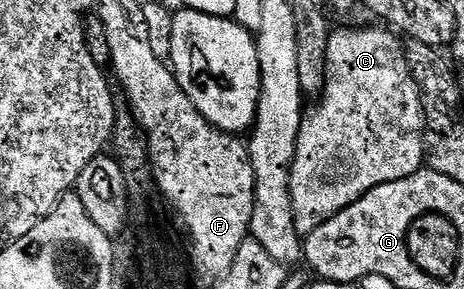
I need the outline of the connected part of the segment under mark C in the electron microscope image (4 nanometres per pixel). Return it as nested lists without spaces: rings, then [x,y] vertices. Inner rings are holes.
[[[384,26],[377,27],[345,27],[342,31],[334,30],[329,36],[327,45],[327,57],[325,58],[325,87],[320,93],[317,103],[304,112],[299,137],[297,138],[297,148],[295,157],[291,165],[291,177],[289,178],[289,188],[291,189],[291,209],[295,217],[295,229],[303,237],[308,237],[323,221],[335,217],[343,209],[347,209],[359,197],[363,197],[371,189],[375,189],[384,183],[399,181],[400,179],[409,179],[416,171],[422,170],[426,162],[425,154],[425,110],[421,104],[421,94],[417,88],[417,82],[413,79],[413,74],[409,68],[409,57],[407,47],[399,38],[398,32],[392,29],[386,29]]]

